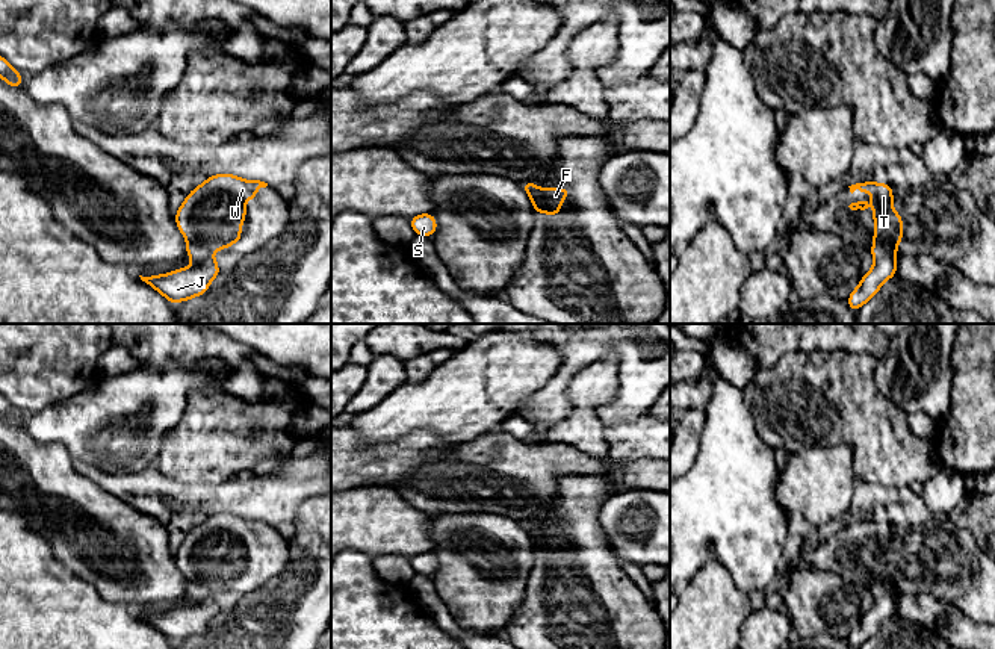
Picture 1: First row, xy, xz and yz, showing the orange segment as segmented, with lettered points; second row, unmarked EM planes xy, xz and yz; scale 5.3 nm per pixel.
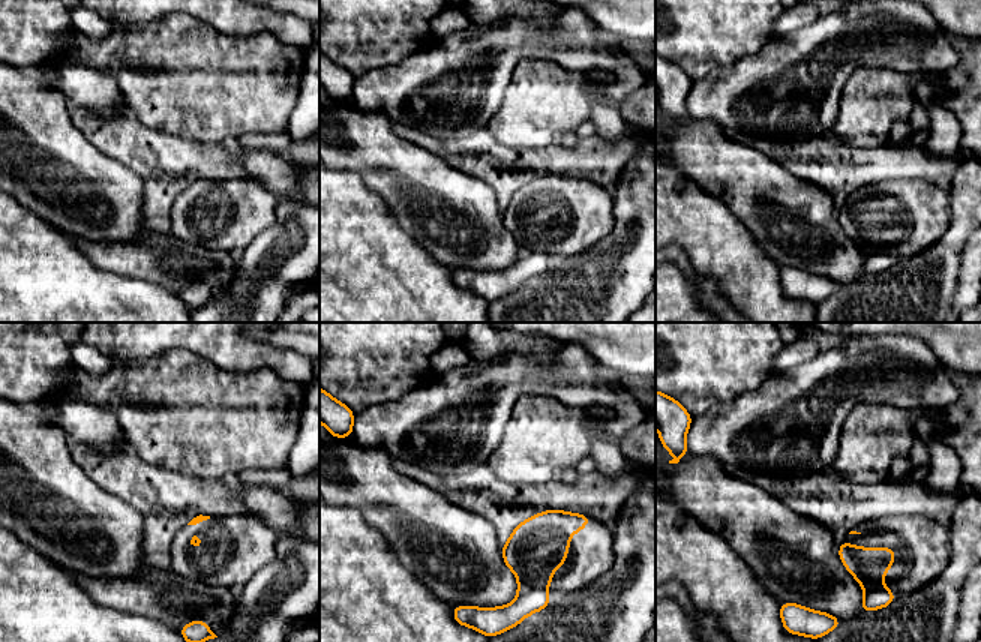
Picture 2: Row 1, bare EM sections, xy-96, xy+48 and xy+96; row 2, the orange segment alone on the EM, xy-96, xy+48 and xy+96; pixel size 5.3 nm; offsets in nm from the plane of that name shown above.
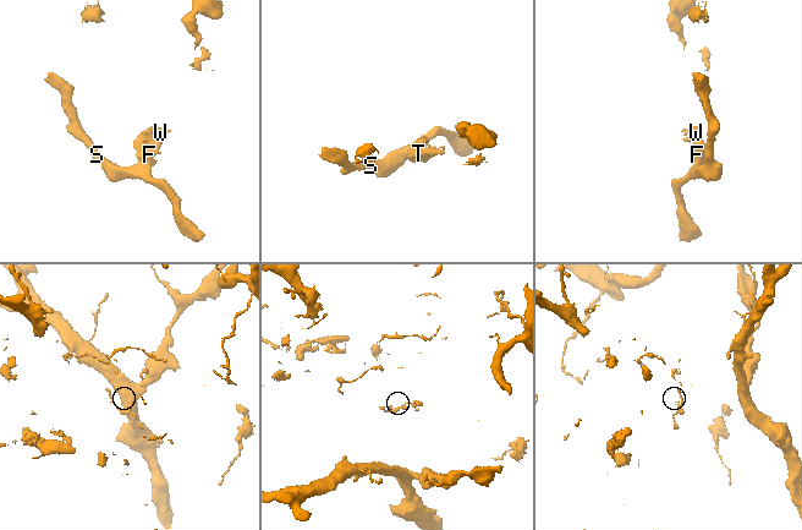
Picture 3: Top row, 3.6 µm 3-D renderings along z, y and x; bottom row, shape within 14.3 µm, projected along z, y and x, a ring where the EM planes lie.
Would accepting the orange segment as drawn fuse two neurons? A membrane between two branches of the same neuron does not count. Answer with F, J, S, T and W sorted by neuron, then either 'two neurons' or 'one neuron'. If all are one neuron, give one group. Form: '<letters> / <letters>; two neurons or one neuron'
F T W / J S; two neurons

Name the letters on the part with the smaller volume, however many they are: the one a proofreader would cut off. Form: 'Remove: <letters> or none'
Remove: F, T, W

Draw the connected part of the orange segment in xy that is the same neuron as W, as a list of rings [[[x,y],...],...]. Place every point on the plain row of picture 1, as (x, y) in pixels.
[[[222,511],[209,516],[186,536],[174,558],[188,581],[201,581],[209,588],[225,588],[242,581],[240,569],[246,551],[242,545],[254,539],[268,522],[243,519]]]

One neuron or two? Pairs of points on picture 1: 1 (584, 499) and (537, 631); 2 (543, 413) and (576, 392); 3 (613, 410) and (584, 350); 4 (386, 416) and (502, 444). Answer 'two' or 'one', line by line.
1: one
2: two
3: one
4: two

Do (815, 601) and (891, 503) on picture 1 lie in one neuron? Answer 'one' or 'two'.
two

